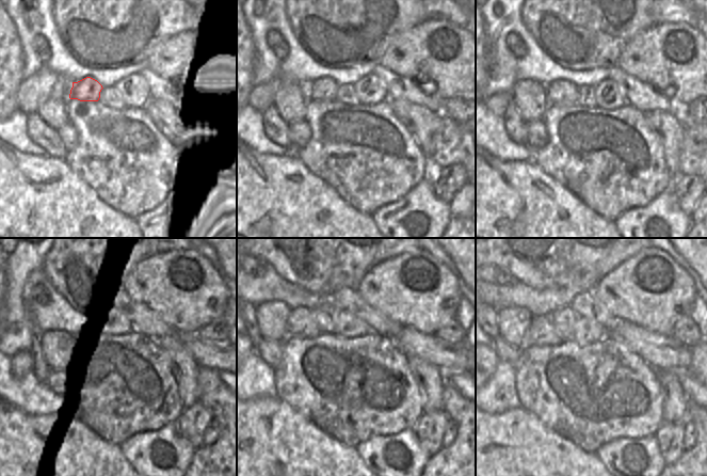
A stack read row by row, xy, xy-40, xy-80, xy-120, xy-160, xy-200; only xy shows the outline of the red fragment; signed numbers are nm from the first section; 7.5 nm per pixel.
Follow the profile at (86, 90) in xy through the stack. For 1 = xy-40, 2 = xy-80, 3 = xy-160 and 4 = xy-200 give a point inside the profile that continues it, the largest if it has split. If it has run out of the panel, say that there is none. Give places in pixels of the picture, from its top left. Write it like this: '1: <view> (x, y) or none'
1: xy-40 (325, 89)
2: xy-80 (560, 92)
3: xy-160 (302, 323)
4: xy-200 (541, 332)

